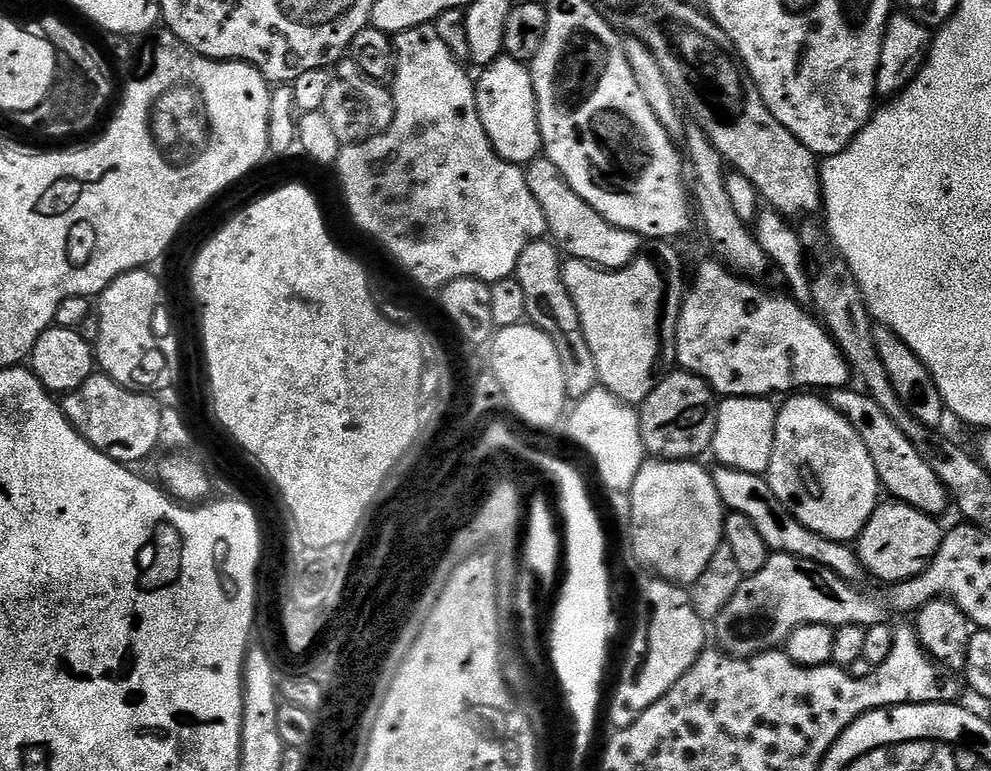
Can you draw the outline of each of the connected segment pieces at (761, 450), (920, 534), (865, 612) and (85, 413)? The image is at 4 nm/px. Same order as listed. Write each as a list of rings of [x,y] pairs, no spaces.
[[[730,396],[716,406],[716,429],[710,449],[725,468],[742,470],[755,476],[767,473],[774,454],[777,405],[768,398],[758,396]]]
[[[889,499],[877,504],[870,522],[866,522],[854,544],[860,565],[869,577],[877,576],[888,586],[922,574],[940,549],[940,523],[937,517],[922,514],[922,510],[914,510],[914,506],[902,504],[899,500]]]
[[[769,555],[766,566],[762,566],[758,574],[745,578],[742,586],[738,586],[738,594],[730,598],[730,606],[726,606],[722,614],[718,614],[714,628],[716,640],[720,643],[717,644],[719,651],[726,652],[729,656],[747,658],[787,645],[790,634],[798,626],[825,624],[827,628],[835,630],[842,626],[869,628],[876,624],[872,618],[883,618],[887,621],[890,616],[887,602],[880,596],[867,596],[856,588],[859,587],[834,574],[831,568],[824,568],[820,564],[802,559],[801,556]]]
[[[93,374],[78,386],[78,390],[63,397],[64,416],[78,430],[90,446],[102,454],[114,458],[114,462],[125,466],[136,466],[139,460],[147,461],[153,449],[159,428],[156,405],[139,396],[128,396],[105,380],[100,374]]]

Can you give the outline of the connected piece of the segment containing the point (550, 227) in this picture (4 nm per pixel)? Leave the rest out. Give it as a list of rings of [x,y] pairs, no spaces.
[[[501,55],[479,75],[480,80],[478,76],[475,81],[478,118],[482,118],[482,126],[496,153],[506,162],[526,166],[526,186],[530,186],[530,194],[534,194],[538,206],[542,206],[547,235],[556,247],[565,257],[593,264],[596,268],[611,270],[626,267],[642,251],[642,237],[606,222],[606,218],[602,218],[602,214],[590,206],[590,202],[583,200],[568,185],[558,166],[541,154],[544,143],[540,137],[536,95],[529,65]]]

